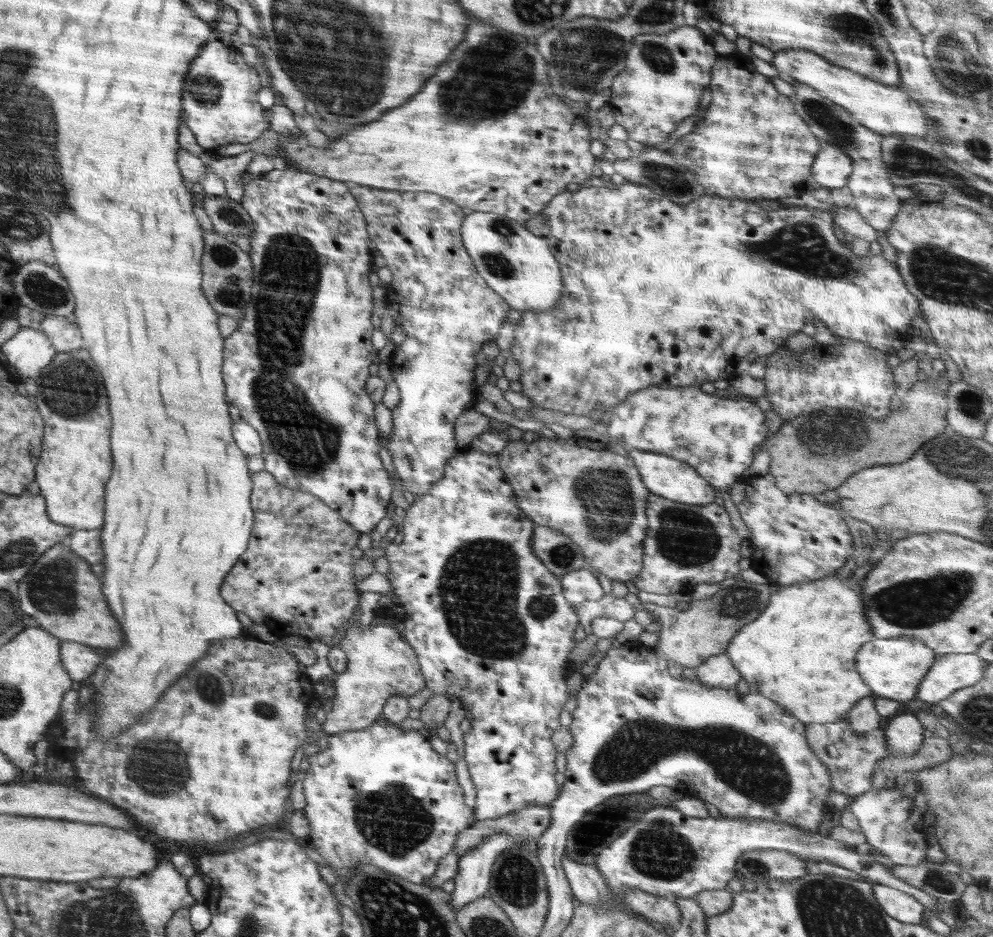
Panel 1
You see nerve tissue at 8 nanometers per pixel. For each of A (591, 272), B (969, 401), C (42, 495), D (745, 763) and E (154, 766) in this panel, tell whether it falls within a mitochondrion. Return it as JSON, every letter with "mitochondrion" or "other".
{"A":"other","B":"mitochondrion","C":"other","D":"mitochondrion","E":"mitochondrion"}

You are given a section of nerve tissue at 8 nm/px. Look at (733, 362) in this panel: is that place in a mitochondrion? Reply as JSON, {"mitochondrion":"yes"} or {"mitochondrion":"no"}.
{"mitochondrion":"no"}

